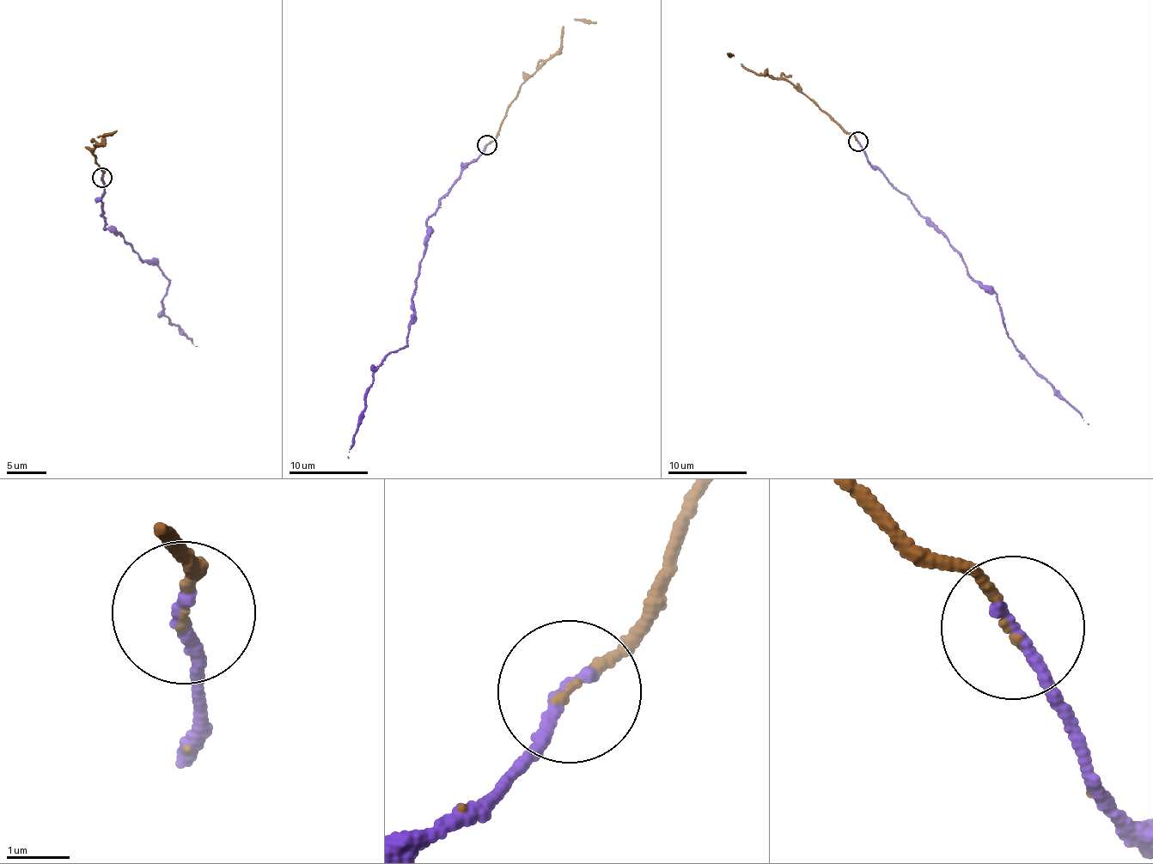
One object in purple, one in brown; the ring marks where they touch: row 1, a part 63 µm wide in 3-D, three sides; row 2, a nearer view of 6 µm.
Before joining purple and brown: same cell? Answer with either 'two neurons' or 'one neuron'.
one neuron

